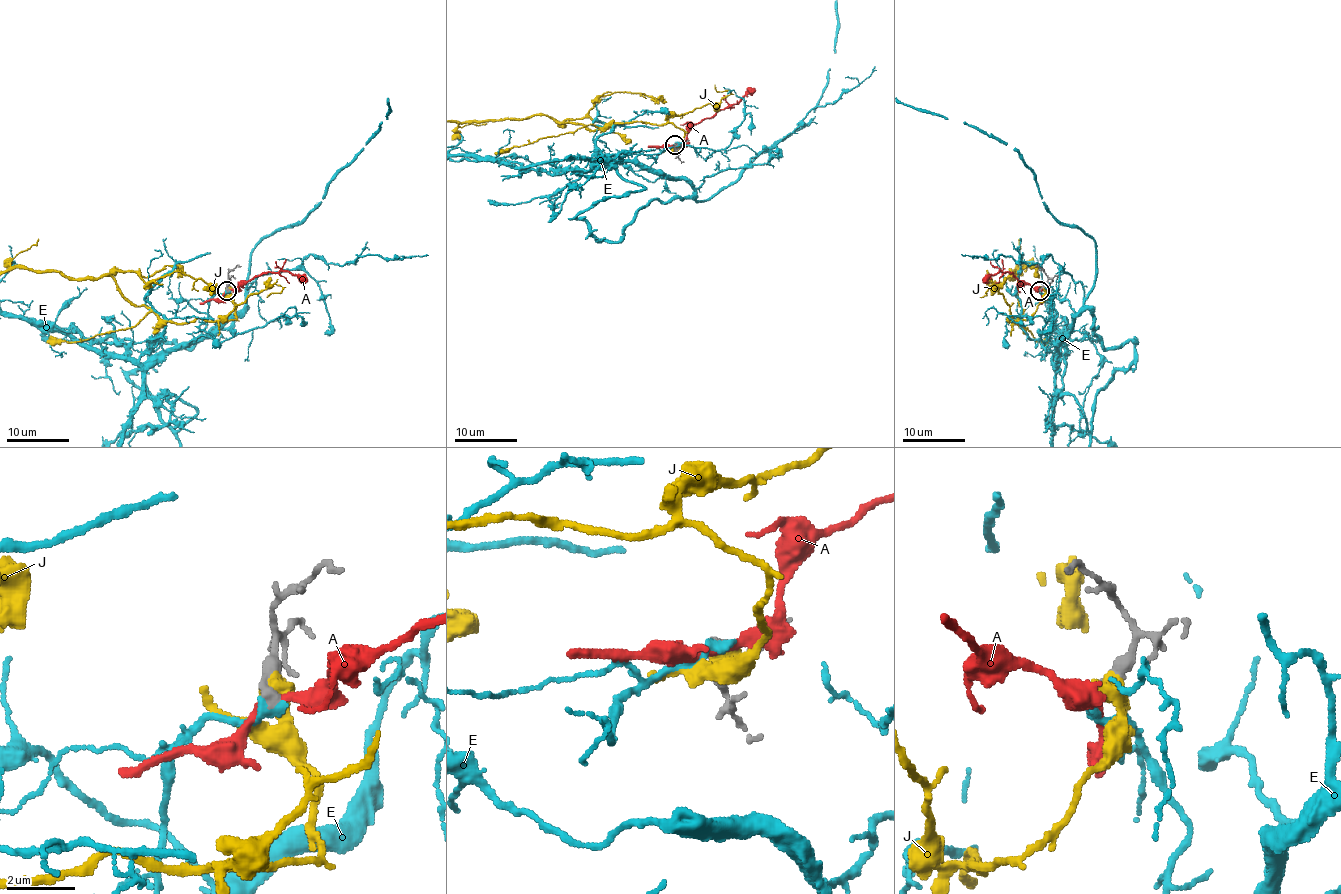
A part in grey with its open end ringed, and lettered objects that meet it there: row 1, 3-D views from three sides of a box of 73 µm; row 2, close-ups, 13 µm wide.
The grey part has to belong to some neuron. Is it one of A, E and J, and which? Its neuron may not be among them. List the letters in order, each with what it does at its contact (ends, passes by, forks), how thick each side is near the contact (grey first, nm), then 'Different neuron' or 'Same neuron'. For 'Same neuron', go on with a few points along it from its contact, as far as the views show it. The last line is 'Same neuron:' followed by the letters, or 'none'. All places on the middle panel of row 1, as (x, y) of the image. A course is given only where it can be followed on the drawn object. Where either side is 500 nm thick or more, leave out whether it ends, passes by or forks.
A: It passes by. Thickness 320 nm (grey) against 280 nm. Different neuron
E: It ends there. Thickness 280 nm (grey) against 300 nm. Same neuron
J: Thickness 480 nm (grey) against 650 nm. Different neuron
Same neuron: E

